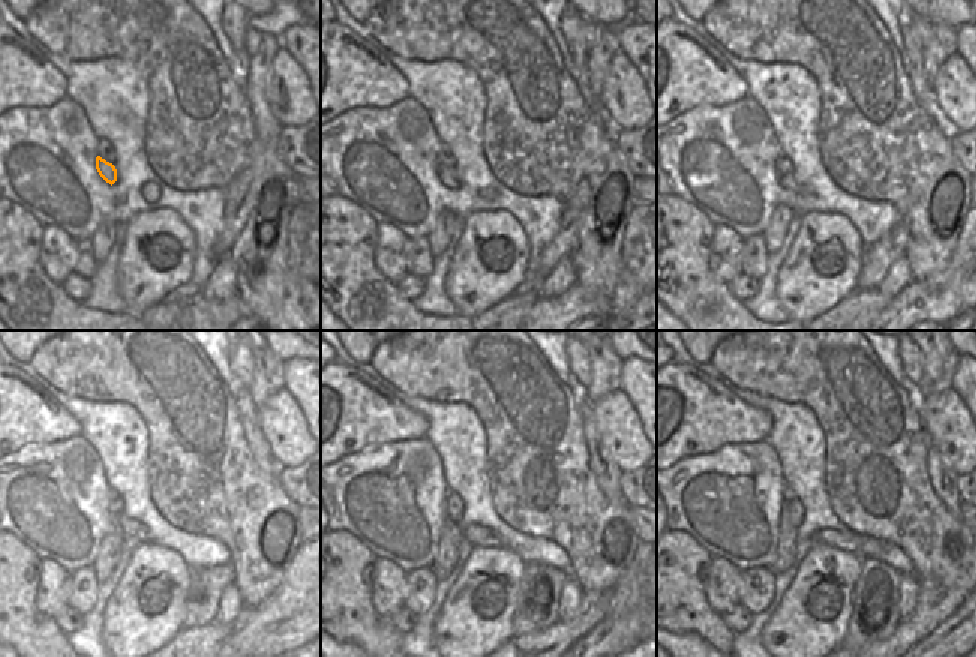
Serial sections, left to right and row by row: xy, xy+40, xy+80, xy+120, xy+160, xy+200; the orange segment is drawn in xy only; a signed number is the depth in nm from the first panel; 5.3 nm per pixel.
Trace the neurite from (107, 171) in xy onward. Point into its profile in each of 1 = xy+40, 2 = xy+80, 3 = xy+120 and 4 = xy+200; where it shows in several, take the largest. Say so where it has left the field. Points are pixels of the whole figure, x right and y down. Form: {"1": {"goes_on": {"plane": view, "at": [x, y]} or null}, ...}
{"1": {"goes_on": {"plane": "xy+40", "at": [447, 176]}}, "2": {"goes_on": {"plane": "xy+80", "at": [787, 182]}}, "3": {"goes_on": {"plane": "xy+120", "at": [131, 530]}}, "4": {"goes_on": {"plane": "xy+200", "at": [844, 540]}}}

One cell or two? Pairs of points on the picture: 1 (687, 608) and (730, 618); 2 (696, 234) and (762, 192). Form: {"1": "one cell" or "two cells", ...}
{"1": "two cells", "2": "two cells"}

